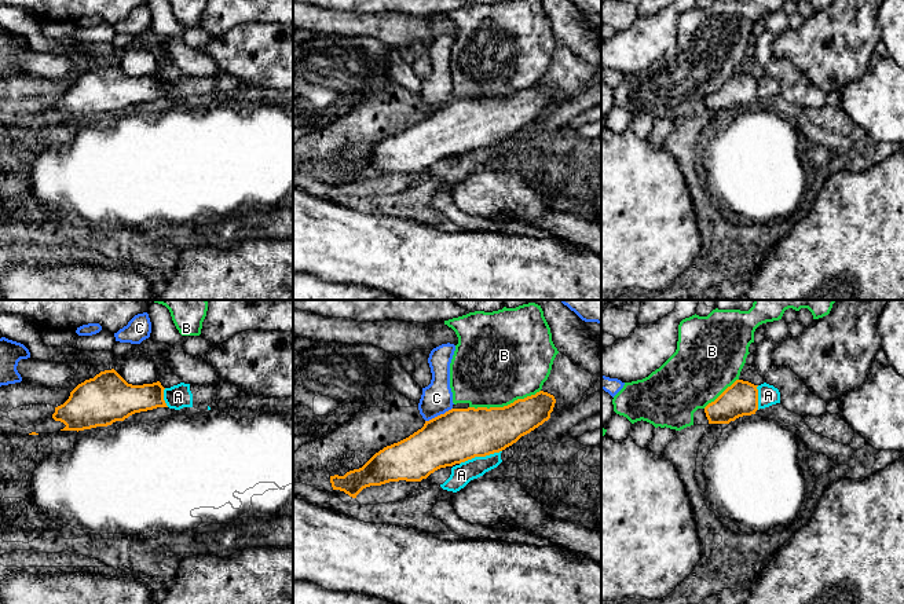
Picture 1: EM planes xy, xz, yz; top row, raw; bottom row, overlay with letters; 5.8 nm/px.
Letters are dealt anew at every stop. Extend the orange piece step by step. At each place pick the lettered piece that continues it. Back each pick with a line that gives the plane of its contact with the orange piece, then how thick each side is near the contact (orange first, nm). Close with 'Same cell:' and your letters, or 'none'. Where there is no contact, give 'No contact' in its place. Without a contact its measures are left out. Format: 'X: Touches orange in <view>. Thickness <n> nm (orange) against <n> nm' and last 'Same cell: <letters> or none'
Same cell: none

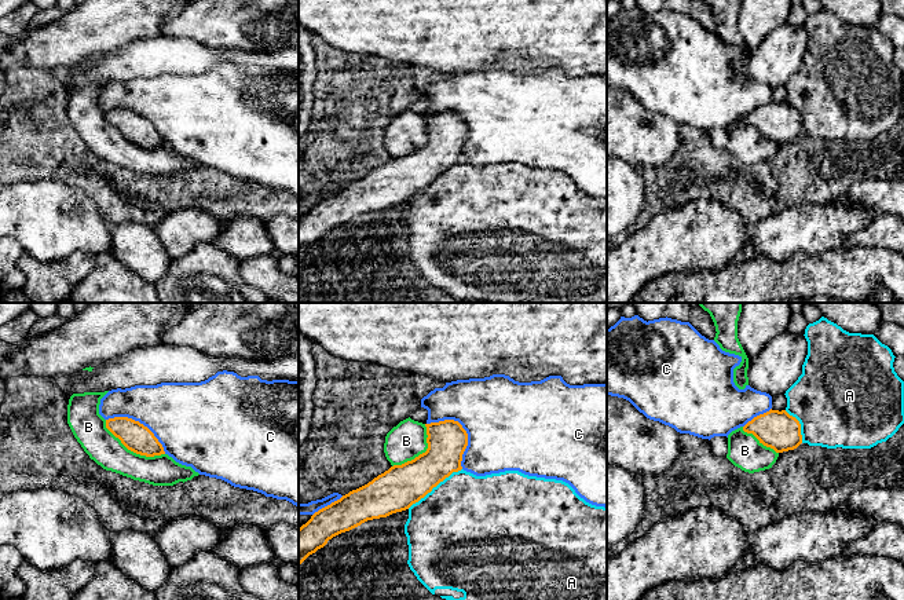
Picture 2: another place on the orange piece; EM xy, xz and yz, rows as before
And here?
Same cell: none

